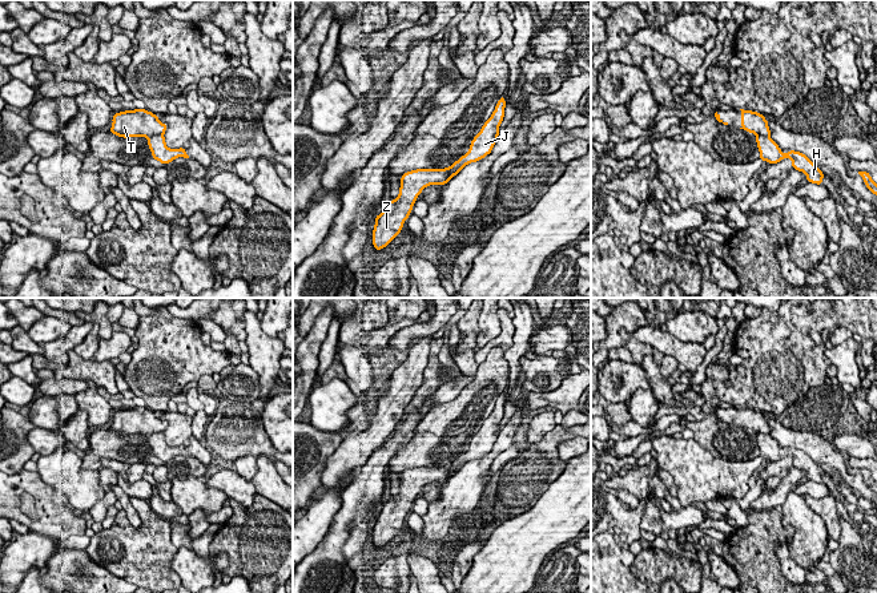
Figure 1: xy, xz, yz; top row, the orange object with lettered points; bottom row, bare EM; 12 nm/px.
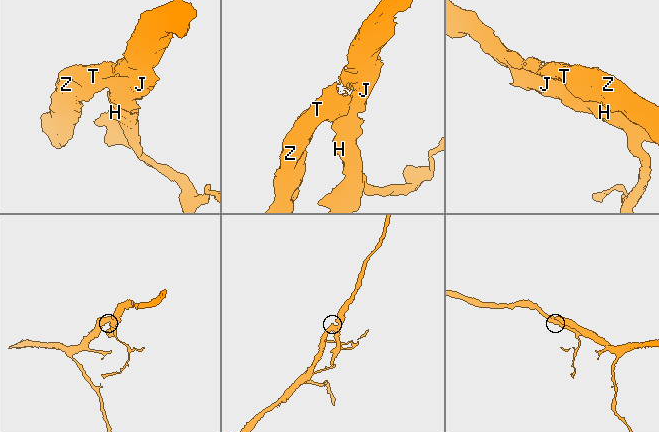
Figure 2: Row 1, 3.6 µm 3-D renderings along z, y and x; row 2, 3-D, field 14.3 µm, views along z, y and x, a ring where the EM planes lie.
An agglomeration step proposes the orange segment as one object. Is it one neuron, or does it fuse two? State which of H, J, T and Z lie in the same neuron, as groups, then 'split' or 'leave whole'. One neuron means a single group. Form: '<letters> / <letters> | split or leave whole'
H J / T Z | split

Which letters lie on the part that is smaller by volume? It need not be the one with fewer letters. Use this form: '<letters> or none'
H, J

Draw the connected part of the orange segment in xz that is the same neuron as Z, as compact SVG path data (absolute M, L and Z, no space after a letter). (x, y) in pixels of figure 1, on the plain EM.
M450 465L444 467L417 467L406 469L401 475L399 493L385 501L379 513L375 513L373 528L373 544L375 548L385 546L401 531L405 519L411 512L413 504L430 483L446 483L454 473Z

